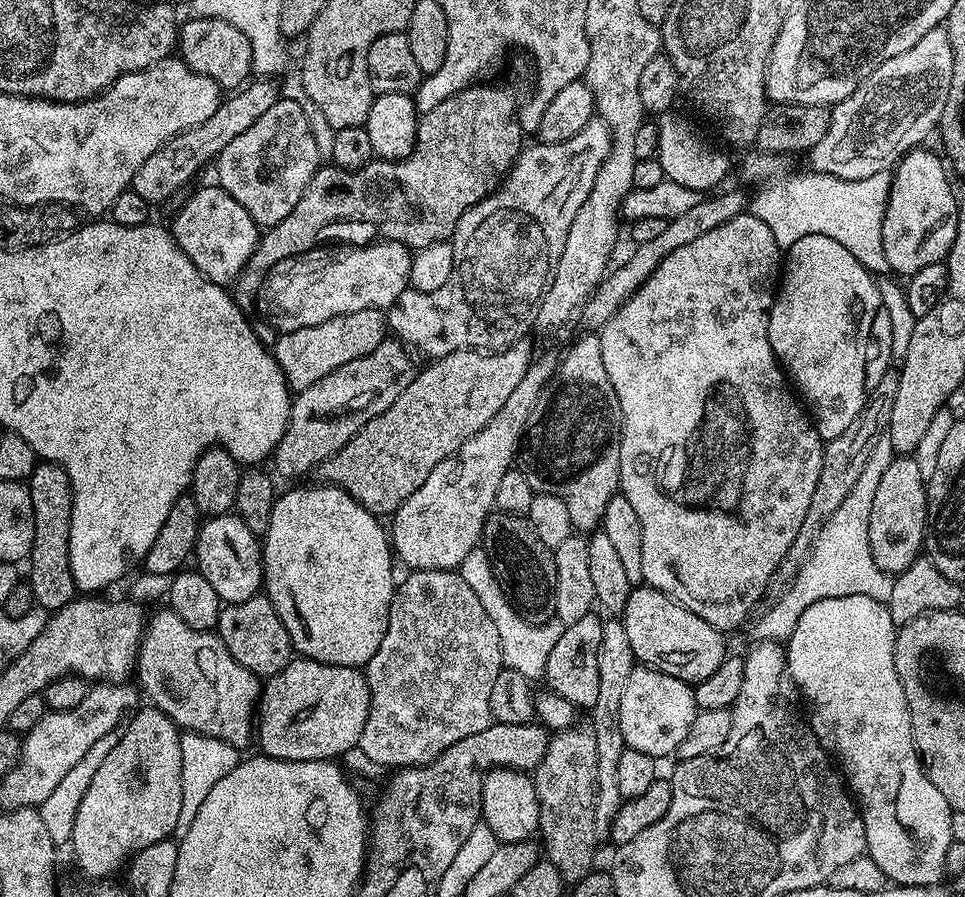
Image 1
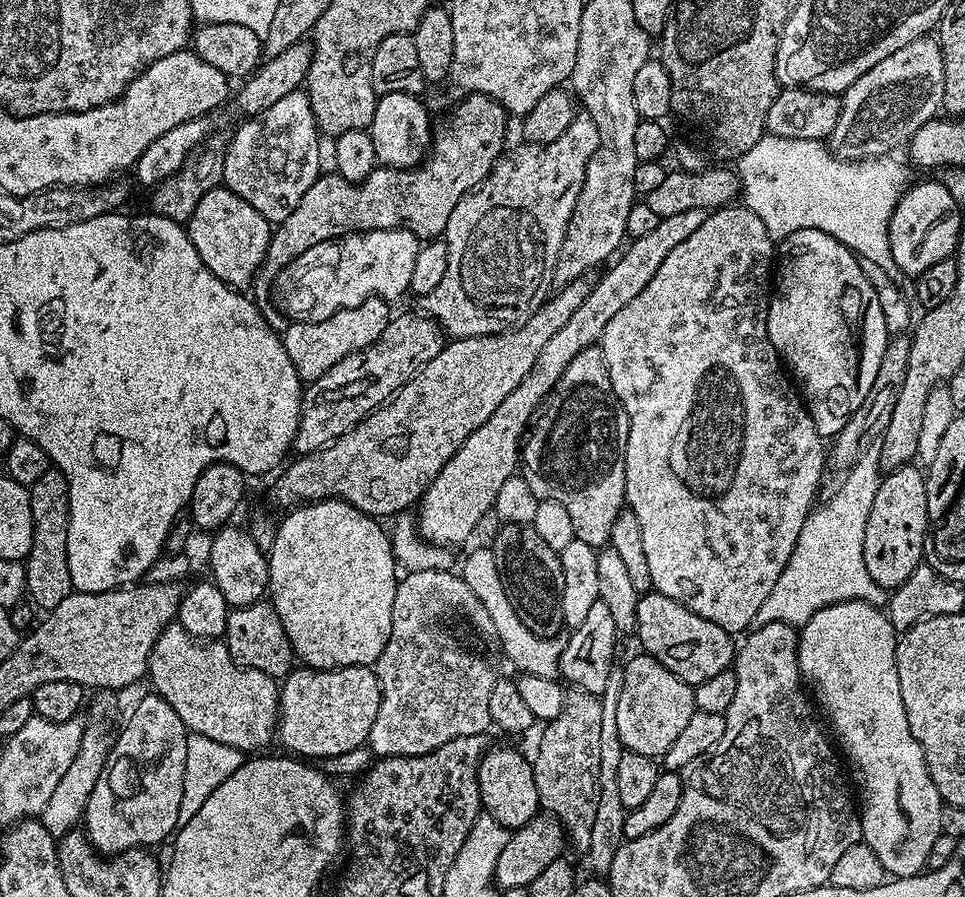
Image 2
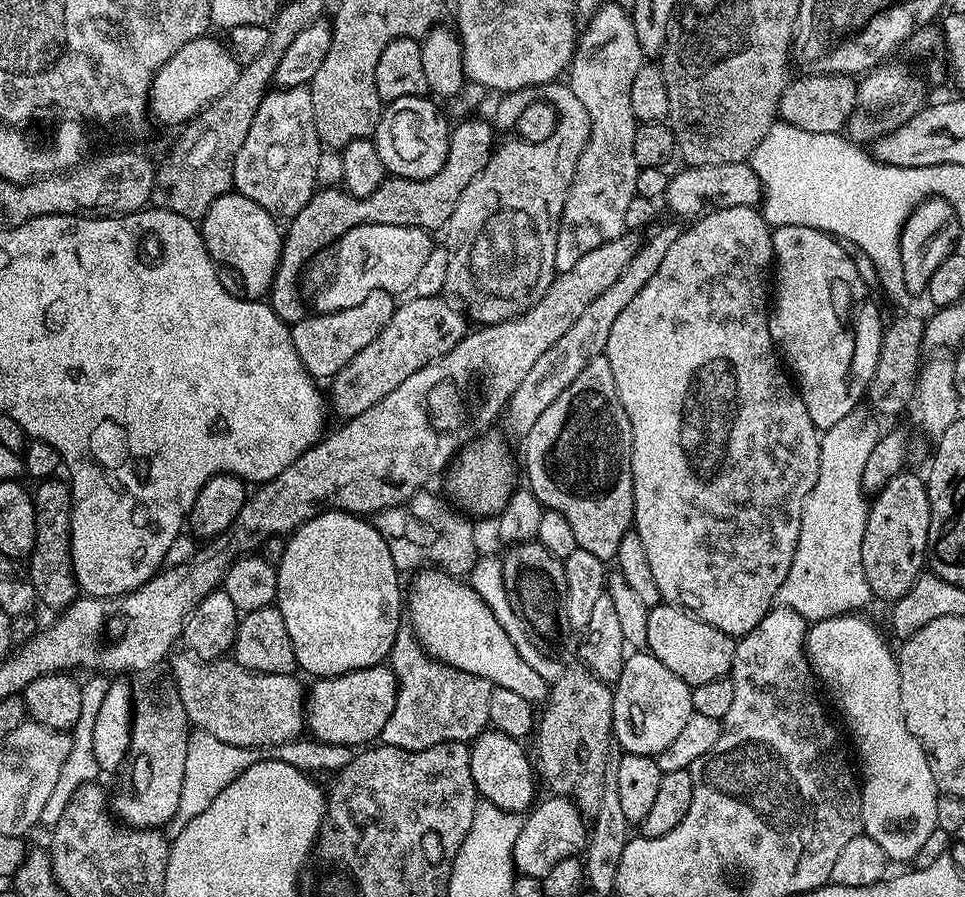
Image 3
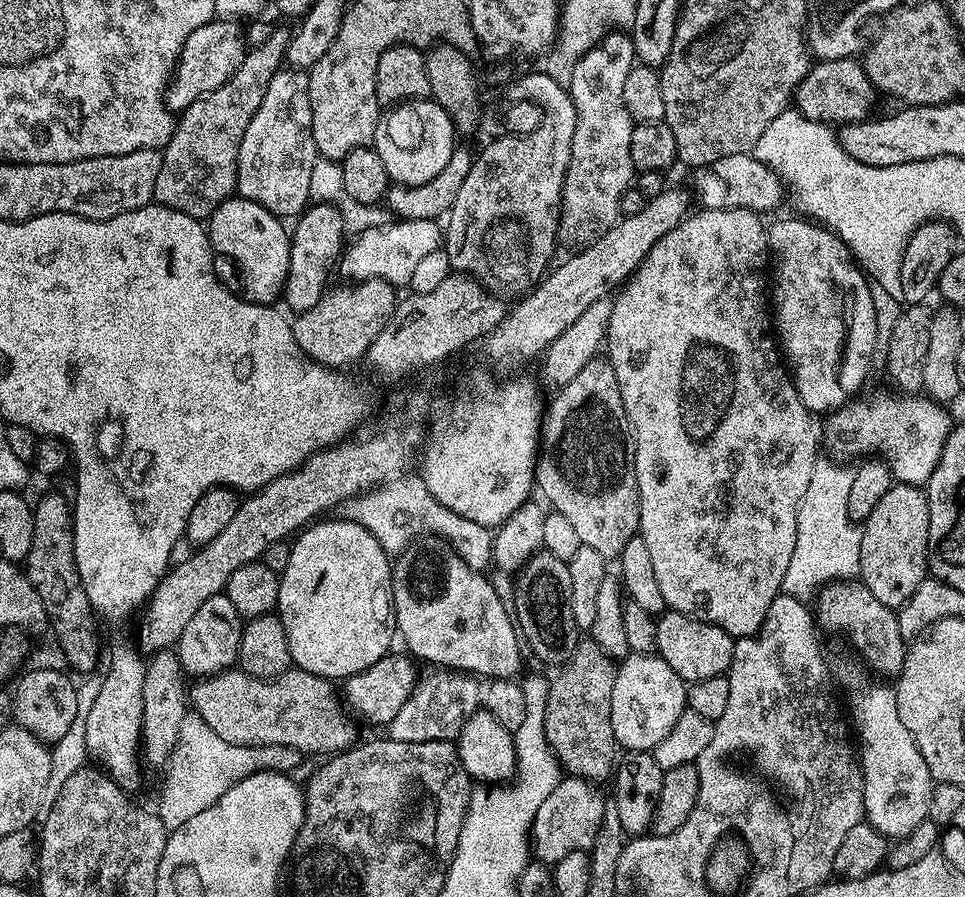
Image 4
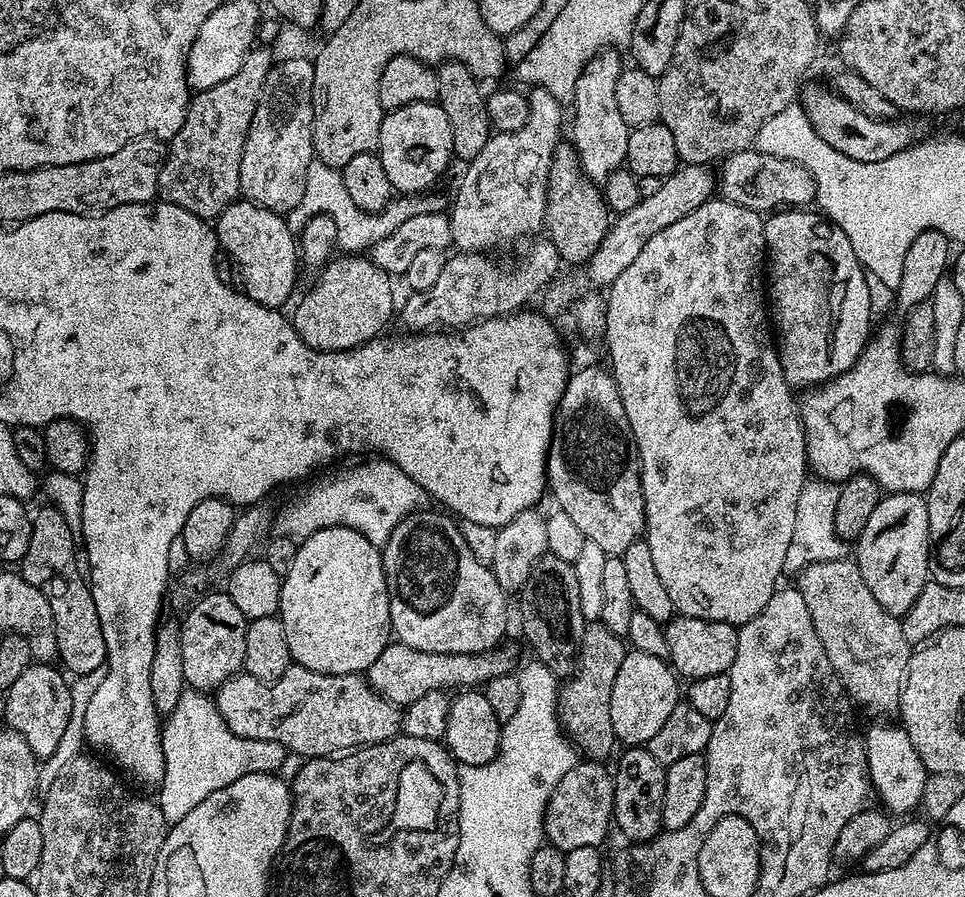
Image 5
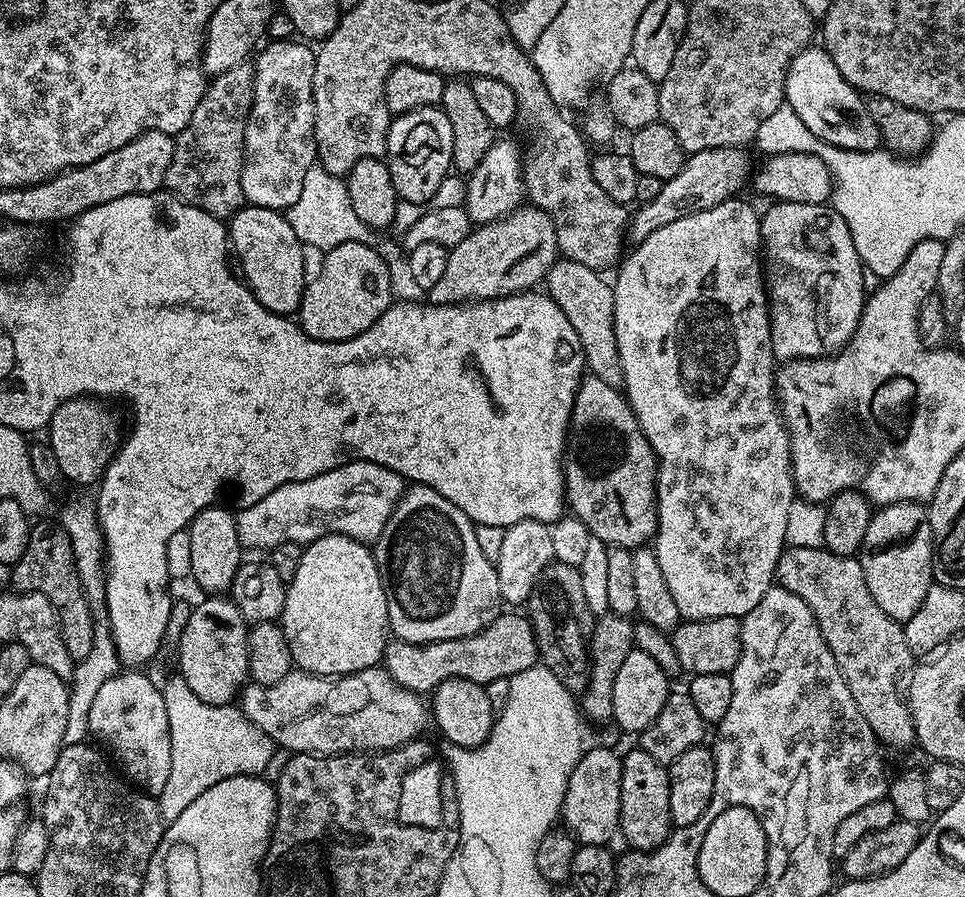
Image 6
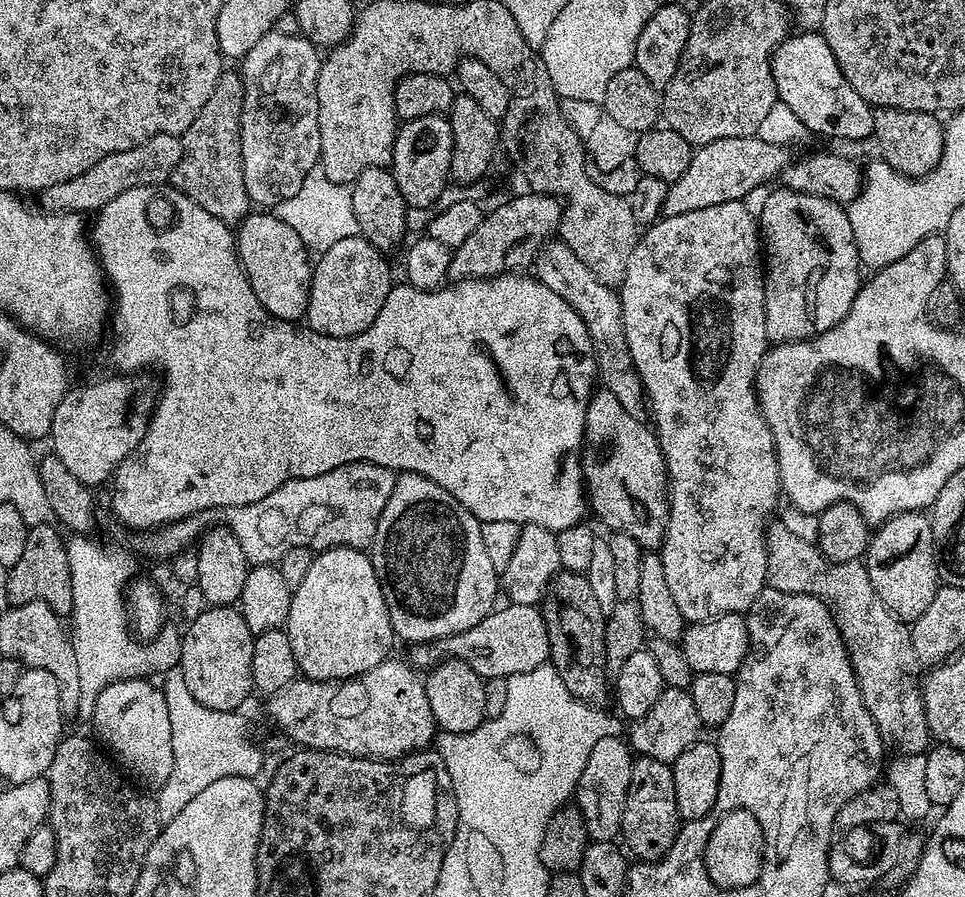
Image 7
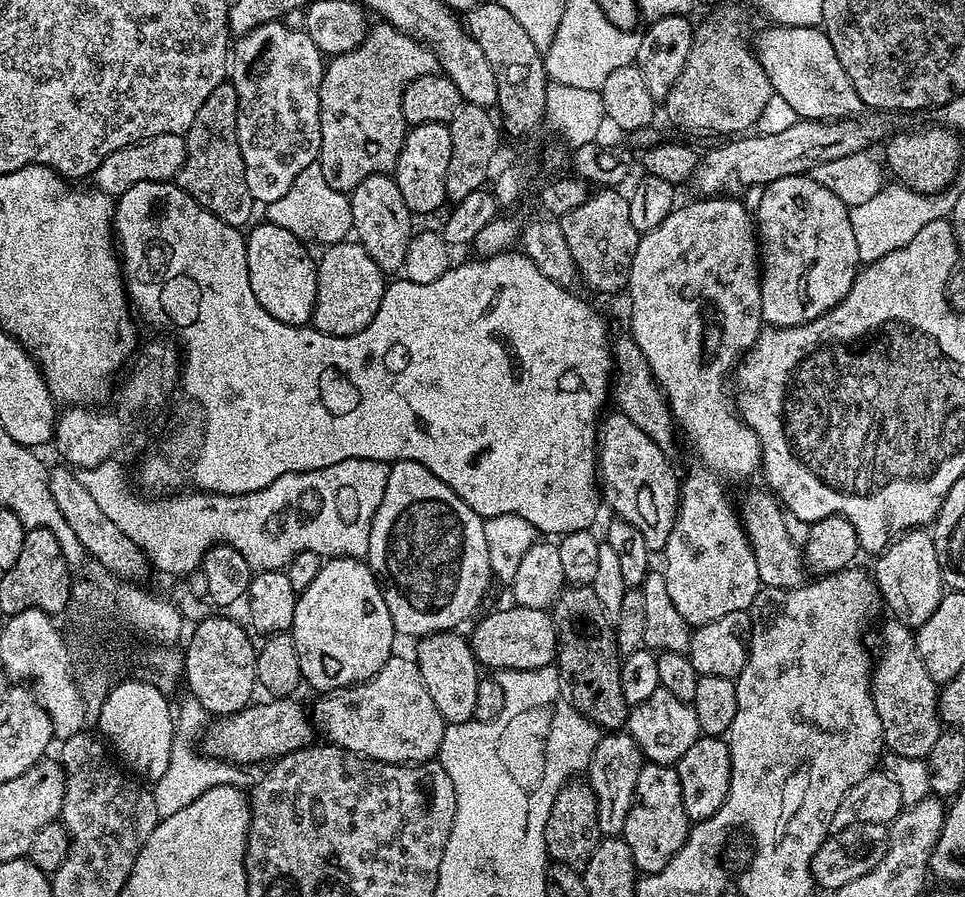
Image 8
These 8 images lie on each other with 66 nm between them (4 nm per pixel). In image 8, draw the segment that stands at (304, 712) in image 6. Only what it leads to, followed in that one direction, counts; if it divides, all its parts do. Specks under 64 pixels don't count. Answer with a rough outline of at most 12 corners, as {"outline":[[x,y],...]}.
{"outline":[[411,655],[315,698],[348,752],[439,757],[446,722]]}

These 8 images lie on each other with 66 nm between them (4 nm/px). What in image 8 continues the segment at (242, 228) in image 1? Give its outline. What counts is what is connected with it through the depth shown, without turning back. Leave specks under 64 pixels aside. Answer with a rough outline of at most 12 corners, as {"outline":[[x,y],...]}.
{"outline":[[246,232],[250,290],[278,322],[307,325],[318,294],[305,241]]}

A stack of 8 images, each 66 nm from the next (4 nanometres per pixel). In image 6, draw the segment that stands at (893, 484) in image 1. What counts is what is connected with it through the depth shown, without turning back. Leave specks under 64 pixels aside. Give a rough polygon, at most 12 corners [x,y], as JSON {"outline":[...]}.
{"outline":[[873,511],[858,559],[890,618],[914,618],[934,582],[930,518]]}

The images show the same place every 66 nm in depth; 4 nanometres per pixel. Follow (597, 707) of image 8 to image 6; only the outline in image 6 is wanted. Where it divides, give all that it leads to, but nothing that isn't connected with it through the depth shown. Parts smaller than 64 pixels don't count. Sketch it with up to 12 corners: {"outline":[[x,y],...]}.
{"outline":[[579,567],[542,570],[528,596],[539,659],[573,694],[594,617]]}

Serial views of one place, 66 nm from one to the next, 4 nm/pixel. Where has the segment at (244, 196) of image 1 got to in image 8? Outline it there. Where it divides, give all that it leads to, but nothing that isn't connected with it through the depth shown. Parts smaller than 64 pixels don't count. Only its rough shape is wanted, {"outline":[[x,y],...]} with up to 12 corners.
{"outline":[[259,24],[230,48],[257,205],[319,161],[325,57]]}

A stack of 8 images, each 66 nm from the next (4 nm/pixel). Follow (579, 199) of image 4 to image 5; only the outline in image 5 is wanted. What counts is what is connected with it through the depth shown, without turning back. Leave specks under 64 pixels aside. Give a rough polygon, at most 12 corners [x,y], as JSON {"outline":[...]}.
{"outline":[[599,52],[578,78],[571,147],[589,181],[626,158],[630,125],[614,86],[621,53]]}

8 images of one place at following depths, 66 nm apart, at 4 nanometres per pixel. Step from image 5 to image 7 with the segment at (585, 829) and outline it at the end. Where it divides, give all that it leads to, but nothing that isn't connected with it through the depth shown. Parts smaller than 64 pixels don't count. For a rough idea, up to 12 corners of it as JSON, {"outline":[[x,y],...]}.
{"outline":[[596,743],[574,793],[592,840],[615,841],[634,753]]}

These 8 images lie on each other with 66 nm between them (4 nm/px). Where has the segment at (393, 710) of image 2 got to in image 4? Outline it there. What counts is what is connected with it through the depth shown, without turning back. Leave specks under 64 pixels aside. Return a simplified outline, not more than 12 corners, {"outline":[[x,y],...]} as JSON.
{"outline":[[428,670],[386,725],[398,742],[455,741],[477,677]]}

